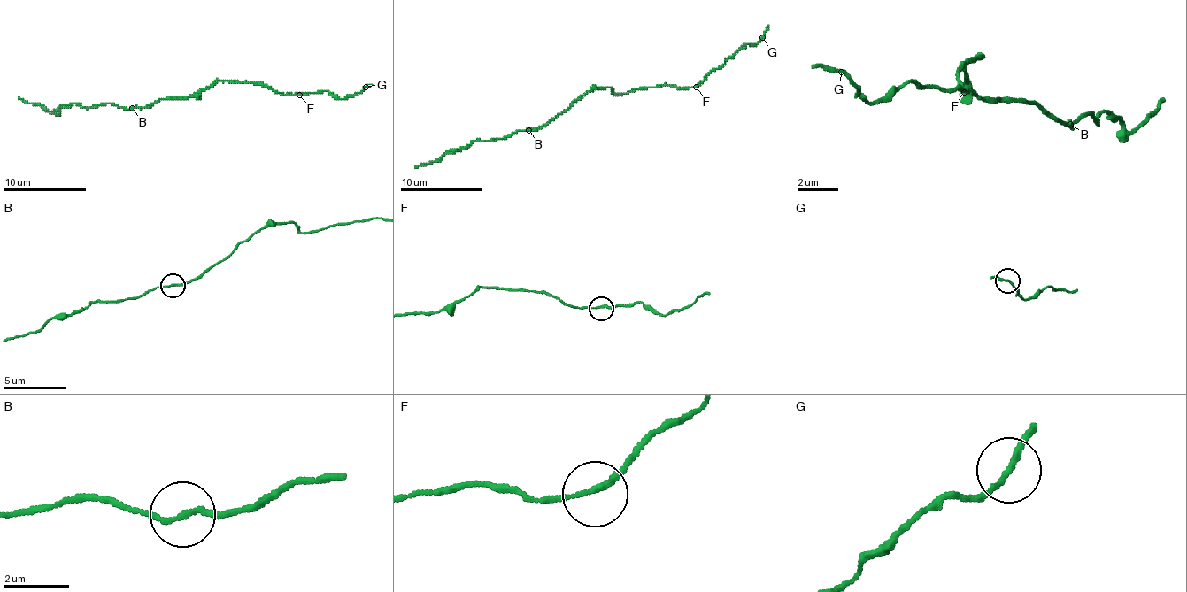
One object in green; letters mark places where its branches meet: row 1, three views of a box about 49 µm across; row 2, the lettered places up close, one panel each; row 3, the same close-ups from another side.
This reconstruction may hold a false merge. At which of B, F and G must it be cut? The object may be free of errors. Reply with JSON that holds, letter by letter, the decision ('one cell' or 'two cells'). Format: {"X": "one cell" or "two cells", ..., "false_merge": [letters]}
{"B": "one cell", "F": "one cell", "G": "one cell", "false_merge": []}

